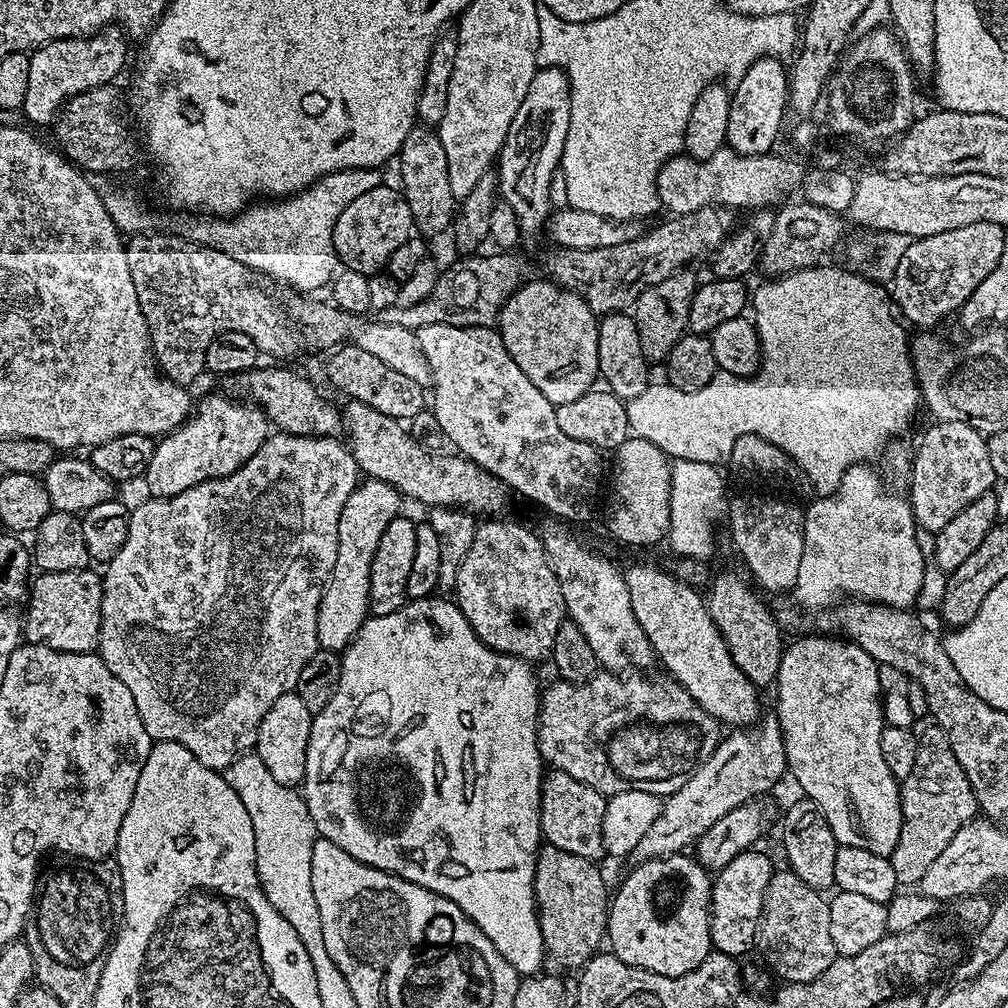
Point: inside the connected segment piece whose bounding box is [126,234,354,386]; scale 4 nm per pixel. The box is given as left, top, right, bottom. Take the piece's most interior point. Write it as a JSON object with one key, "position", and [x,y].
{"position":[189,295]}

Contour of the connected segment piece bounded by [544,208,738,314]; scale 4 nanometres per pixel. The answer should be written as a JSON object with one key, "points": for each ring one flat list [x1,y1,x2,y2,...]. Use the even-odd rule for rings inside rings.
{"points":[[703,208,685,216,672,216,657,228,649,227,643,236,634,238,630,242,622,242,622,246,602,246,602,250,556,248,544,260,544,268,548,271,545,273,553,284,567,288,570,292,577,292,594,313,624,312,631,309,637,298,650,286,670,278,675,272,685,271,686,266,692,266,699,256,711,257,720,243,727,236,731,236,737,227,738,220,736,221,732,216,735,215,731,208]]}

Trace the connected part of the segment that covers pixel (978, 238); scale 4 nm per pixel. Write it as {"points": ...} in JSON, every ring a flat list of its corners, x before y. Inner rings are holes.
{"points":[[970,222,970,226,946,230,946,234,916,238,898,262,890,281,890,296,899,315,909,325,917,324,920,327,917,329,932,330,951,312,952,315,959,313,960,307,968,301,970,294,974,294,982,278,998,266,1004,239,1005,229,994,222]]}

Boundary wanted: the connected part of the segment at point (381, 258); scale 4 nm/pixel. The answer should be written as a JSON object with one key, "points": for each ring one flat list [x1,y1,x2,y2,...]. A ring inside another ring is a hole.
{"points":[[381,186,366,190,366,194,354,198,354,202,350,202,350,206,338,214,338,222,334,222,336,259,344,268,373,276,374,273,387,269,390,254,394,254,394,250,398,250,398,246,402,246,402,242,406,242,412,235,414,225,410,206,399,187]]}

